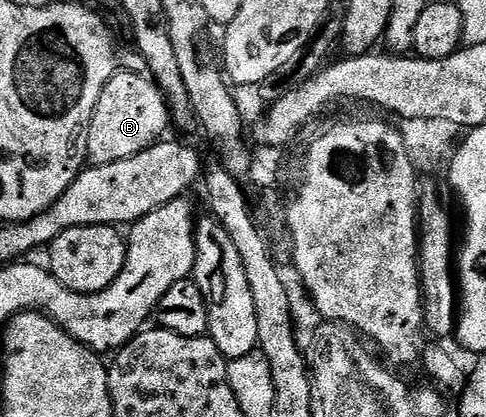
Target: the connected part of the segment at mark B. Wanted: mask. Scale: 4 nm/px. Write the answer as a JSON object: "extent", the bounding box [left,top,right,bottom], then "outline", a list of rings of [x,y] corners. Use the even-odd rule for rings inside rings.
{"extent":[87,70,169,165],"outline":[[[120,70],[109,78],[105,90],[101,90],[87,135],[87,159],[92,165],[121,162],[121,158],[141,154],[169,126],[167,97],[150,75],[142,74]]]}

